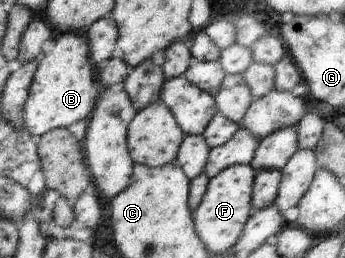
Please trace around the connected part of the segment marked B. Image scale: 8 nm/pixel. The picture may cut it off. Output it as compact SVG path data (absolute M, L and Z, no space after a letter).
M64 31L54 48L40 57L23 112L28 132L41 137L51 130L68 128L78 120L91 118L97 105L94 96L97 78L94 78L94 66L90 62L90 45L82 36Z

